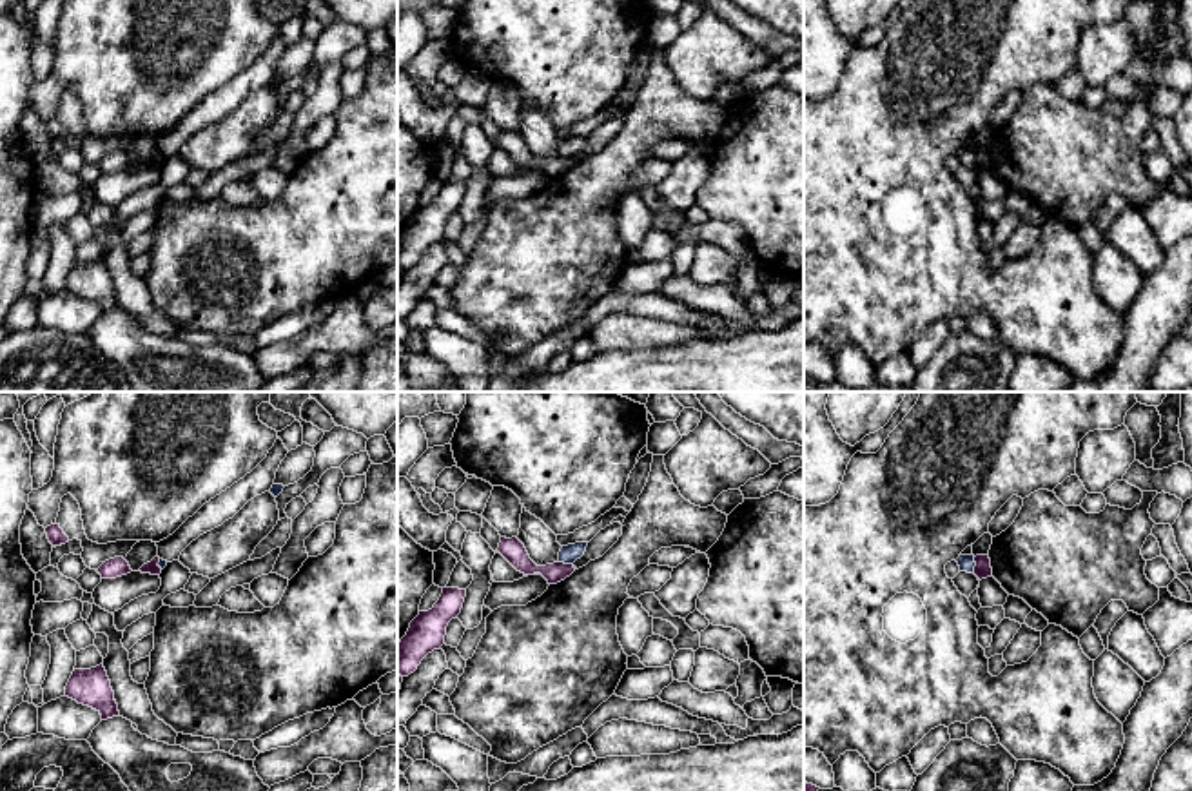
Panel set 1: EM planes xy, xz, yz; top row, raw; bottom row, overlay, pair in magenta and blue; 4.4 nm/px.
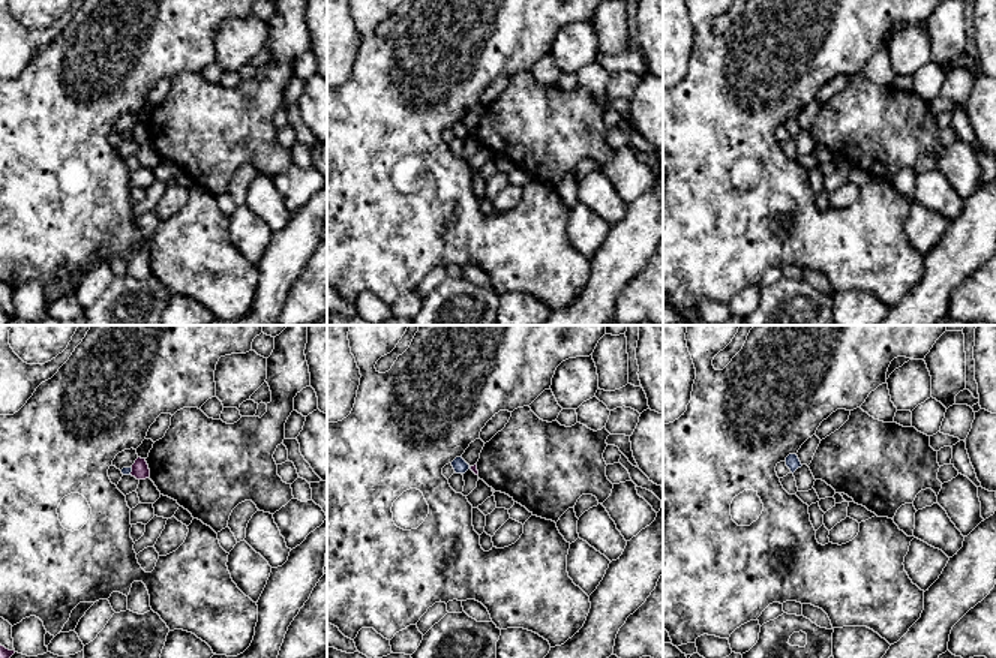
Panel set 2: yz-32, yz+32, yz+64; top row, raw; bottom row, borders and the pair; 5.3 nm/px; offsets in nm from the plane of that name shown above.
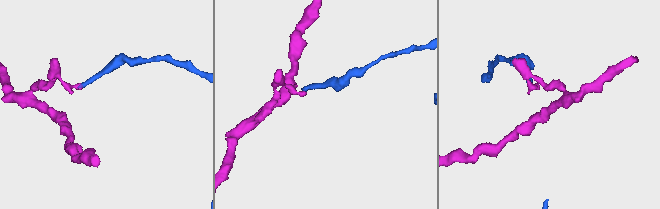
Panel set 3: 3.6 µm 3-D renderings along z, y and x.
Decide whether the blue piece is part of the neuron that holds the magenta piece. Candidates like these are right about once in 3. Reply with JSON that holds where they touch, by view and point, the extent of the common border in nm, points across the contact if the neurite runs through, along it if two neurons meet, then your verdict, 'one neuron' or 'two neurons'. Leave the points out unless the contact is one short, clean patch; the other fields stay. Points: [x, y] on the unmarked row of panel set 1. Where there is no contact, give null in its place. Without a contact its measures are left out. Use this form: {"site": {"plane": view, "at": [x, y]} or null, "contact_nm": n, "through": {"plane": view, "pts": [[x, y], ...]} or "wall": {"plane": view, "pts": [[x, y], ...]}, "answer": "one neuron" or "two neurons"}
{"site": {"plane": "yz", "at": [977, 158]}, "contact_nm": 70, "wall": {"plane": "yz", "pts": [[975, 151], [971, 166]]}, "answer": "two neurons"}

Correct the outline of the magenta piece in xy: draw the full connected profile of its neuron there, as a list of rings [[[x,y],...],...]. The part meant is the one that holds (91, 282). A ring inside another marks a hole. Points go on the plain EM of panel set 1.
[[[103,258],[91,263],[74,263],[65,279],[65,290],[96,303],[102,314],[120,308]]]

